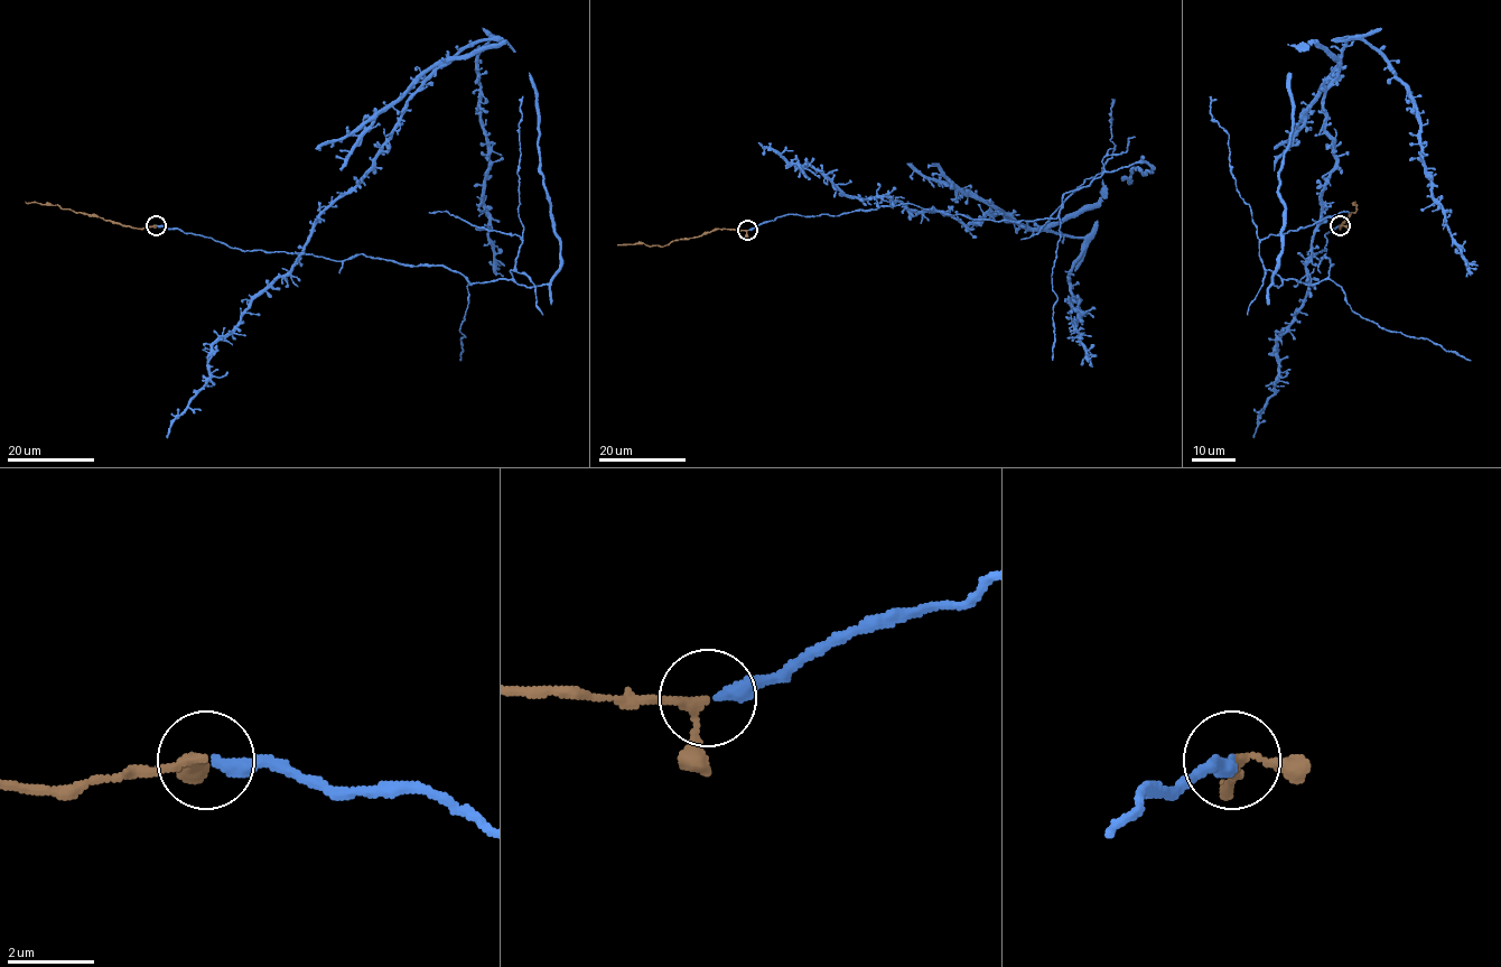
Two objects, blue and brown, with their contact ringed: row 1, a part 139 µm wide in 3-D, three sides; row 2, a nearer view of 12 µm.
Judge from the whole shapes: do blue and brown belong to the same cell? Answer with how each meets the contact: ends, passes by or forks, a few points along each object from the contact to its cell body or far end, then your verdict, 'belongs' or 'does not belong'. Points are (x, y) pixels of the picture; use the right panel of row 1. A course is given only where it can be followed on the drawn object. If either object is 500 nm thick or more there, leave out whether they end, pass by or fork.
blue ends | brown passes by | blue via (1341, 225), (1314, 253), (1335, 167), (1324, 90), (1361, 38), (1406, 86), (1466, 277) | brown via (1341, 225), (1357, 210), (1355, 201) | belongs

